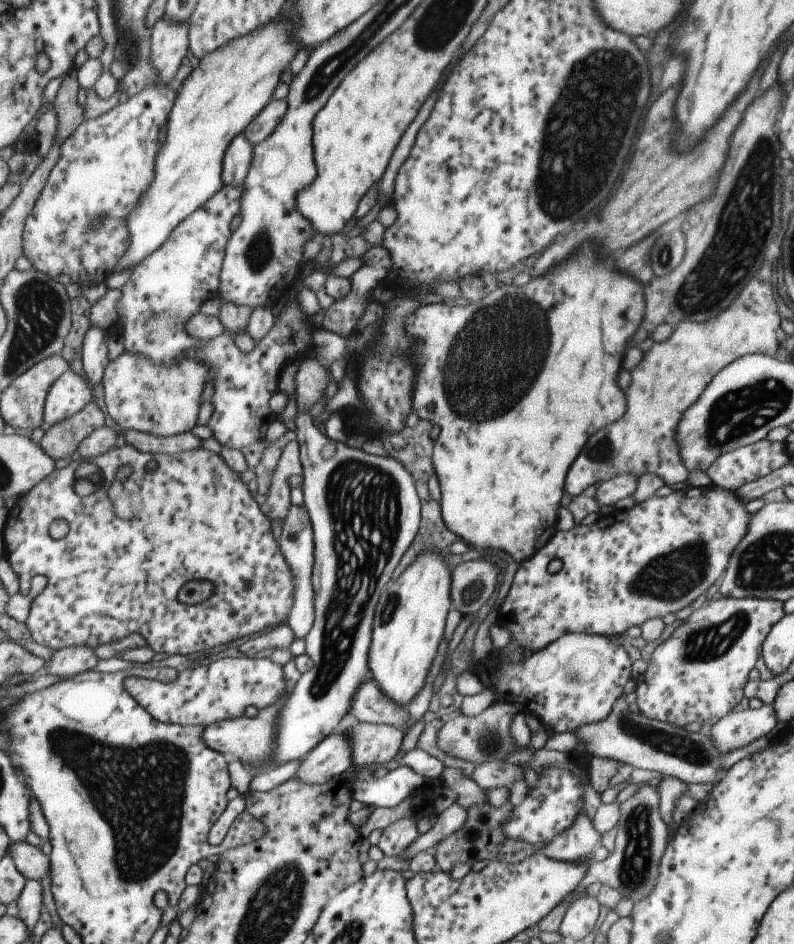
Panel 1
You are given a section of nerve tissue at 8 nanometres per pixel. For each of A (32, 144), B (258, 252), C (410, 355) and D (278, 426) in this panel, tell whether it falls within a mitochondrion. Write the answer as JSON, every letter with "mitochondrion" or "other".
{"A":"other","B":"mitochondrion","C":"other","D":"other"}

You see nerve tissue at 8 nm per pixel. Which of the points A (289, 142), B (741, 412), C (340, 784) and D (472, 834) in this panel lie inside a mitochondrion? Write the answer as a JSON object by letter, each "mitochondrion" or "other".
{"A":"other","B":"mitochondrion","C":"other","D":"other"}

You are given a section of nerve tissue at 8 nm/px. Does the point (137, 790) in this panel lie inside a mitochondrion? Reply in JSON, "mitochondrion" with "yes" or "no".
{"mitochondrion":"yes"}

